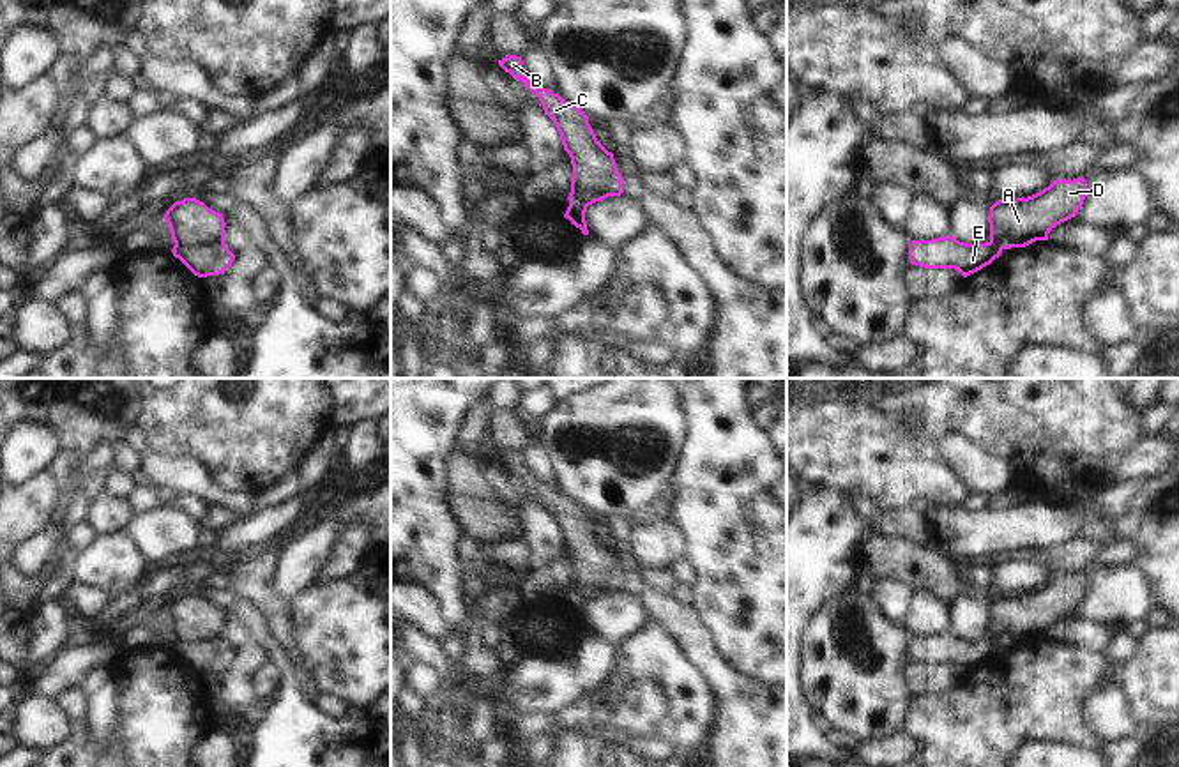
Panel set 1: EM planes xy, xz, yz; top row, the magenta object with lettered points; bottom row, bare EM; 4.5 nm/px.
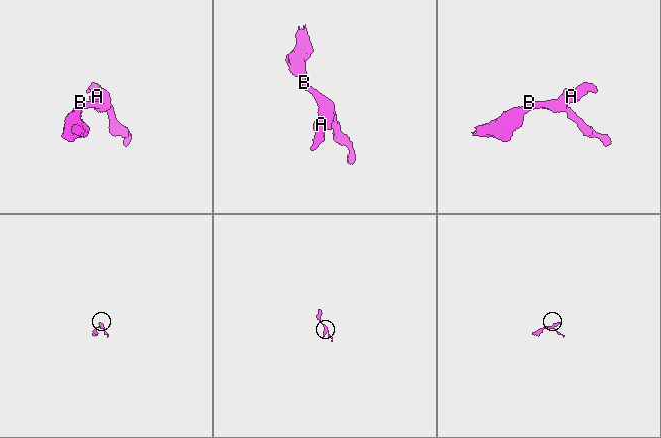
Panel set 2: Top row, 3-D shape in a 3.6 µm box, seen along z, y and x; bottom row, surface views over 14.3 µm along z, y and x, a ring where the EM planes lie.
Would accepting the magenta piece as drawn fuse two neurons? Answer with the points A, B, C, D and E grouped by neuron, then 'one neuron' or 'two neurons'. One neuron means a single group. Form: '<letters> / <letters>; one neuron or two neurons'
A D / B C E; two neurons

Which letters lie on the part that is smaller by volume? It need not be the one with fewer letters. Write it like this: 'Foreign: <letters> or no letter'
Foreign: A, D

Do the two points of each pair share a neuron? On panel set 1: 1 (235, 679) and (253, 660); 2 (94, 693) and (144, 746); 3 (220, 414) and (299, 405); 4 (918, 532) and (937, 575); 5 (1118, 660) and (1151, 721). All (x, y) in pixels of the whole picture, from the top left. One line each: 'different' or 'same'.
1: same
2: different
3: same
4: different
5: different

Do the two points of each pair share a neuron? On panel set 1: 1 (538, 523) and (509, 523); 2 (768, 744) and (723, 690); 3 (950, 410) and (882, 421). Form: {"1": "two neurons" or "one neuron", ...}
{"1": "two neurons", "2": "one neuron", "3": "one neuron"}

